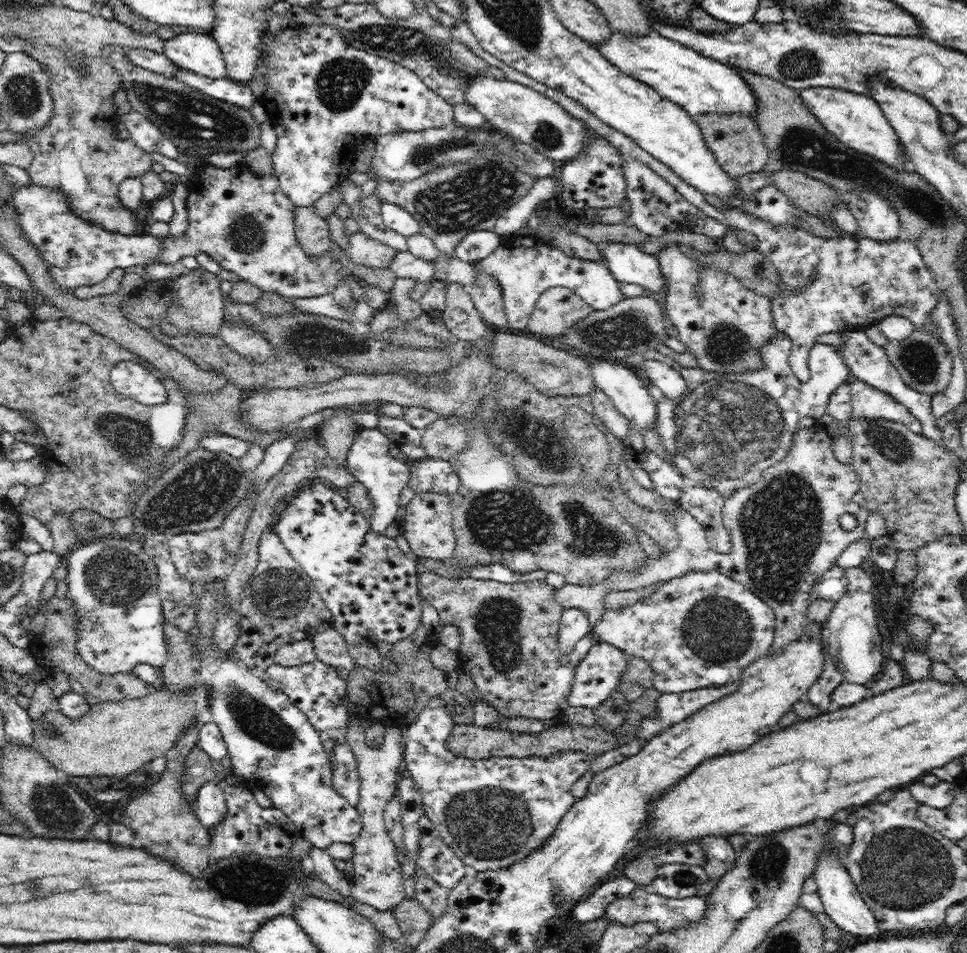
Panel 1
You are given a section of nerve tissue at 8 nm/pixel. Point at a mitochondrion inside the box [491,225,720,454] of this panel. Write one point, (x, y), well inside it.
(624, 330)

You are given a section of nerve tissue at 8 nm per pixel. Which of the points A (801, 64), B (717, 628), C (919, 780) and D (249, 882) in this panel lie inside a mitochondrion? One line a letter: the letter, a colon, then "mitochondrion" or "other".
A: mitochondrion
B: mitochondrion
C: other
D: mitochondrion

